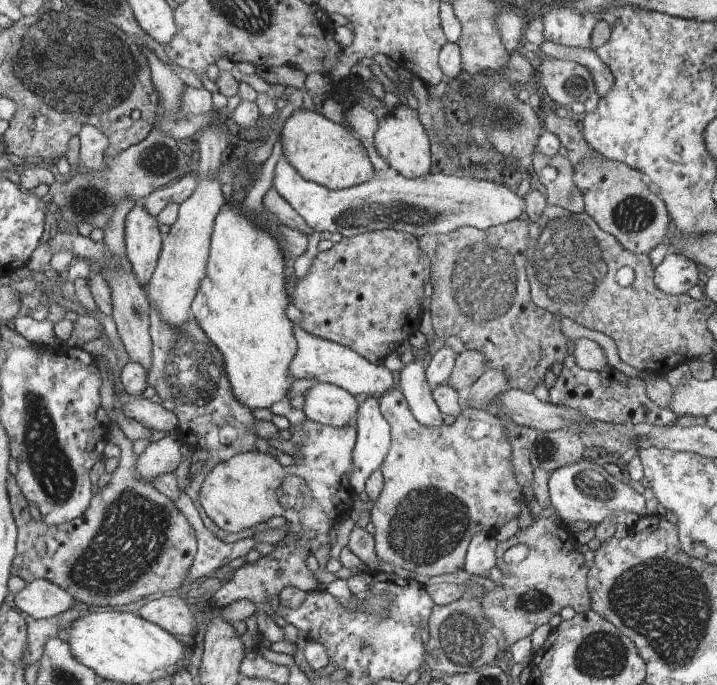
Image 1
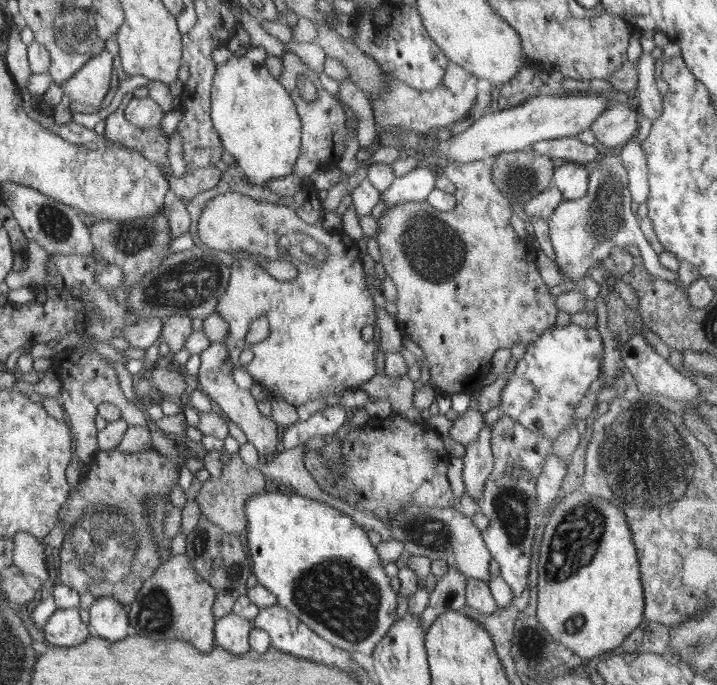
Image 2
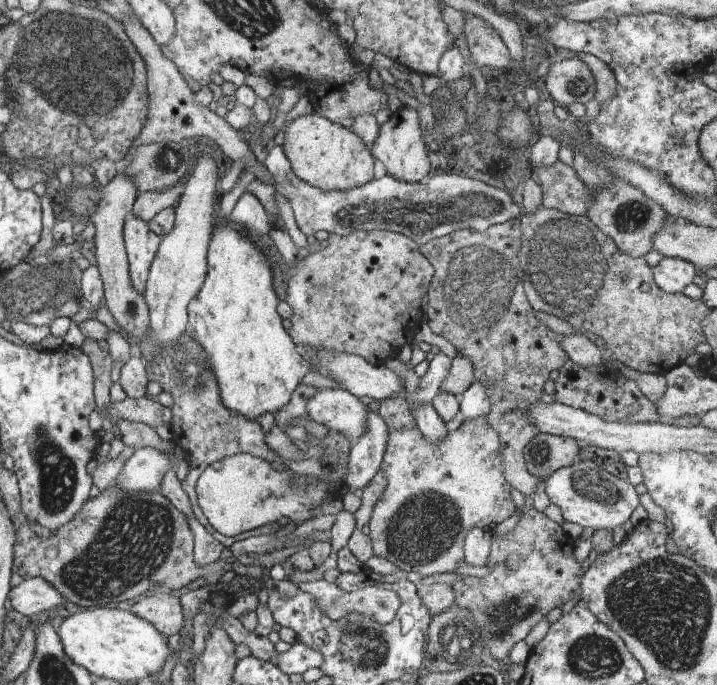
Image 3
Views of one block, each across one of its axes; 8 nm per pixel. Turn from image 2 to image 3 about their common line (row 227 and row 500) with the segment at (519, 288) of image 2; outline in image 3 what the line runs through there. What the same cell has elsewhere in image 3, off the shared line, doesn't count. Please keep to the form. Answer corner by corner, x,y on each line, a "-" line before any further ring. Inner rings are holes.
403,393
388,396
376,404
376,410
389,428
387,447
380,470
385,472
387,486
374,505
368,534
374,555
394,564
404,572
418,572
422,576
442,576
444,572
458,572
466,564
464,540
474,527
492,529
516,513
516,506
508,494
509,480
502,474
501,434
489,424
485,415
464,420
457,430
432,444
417,426
416,418

